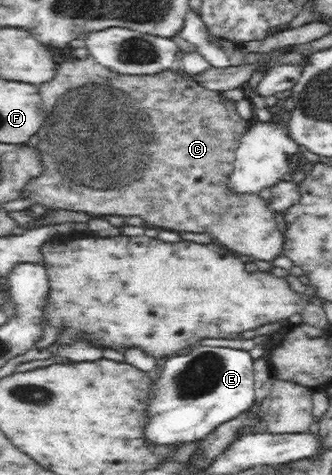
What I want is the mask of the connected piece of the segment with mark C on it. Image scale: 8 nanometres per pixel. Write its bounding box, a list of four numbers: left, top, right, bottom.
[25,56,286,261]

